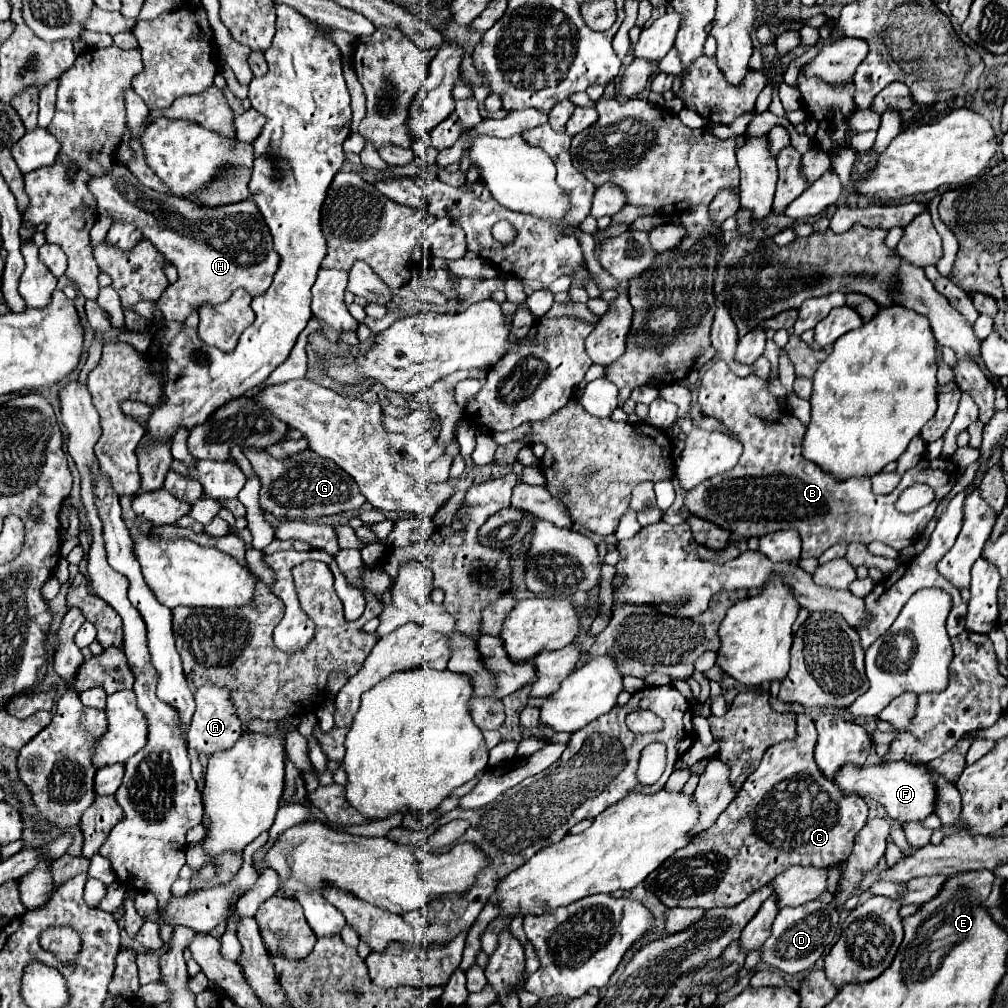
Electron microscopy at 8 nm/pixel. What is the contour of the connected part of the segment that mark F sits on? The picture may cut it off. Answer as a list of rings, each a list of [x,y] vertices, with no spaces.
[[[880,762],[872,766],[844,764],[834,776],[834,784],[842,790],[844,796],[858,794],[878,800],[886,808],[888,816],[900,822],[922,820],[934,812],[934,782],[930,774],[924,772],[924,768],[908,762]]]

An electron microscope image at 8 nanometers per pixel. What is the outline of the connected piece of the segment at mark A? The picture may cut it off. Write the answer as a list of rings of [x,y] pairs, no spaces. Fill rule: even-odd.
[[[200,686],[194,698],[196,698],[196,712],[188,728],[188,746],[204,756],[212,756],[214,752],[230,750],[242,734],[242,722],[234,714],[234,706],[228,700],[228,690],[218,688],[218,686]]]

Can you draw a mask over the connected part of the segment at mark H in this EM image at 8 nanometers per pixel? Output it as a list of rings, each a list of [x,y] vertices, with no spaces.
[[[116,164],[106,178],[94,178],[90,190],[98,198],[102,216],[134,224],[178,268],[178,280],[158,300],[166,320],[184,322],[192,310],[226,302],[236,288],[244,288],[250,296],[260,296],[272,284],[280,254],[272,248],[270,230],[252,200],[214,208],[200,206],[188,198],[162,194],[140,184],[124,164]]]

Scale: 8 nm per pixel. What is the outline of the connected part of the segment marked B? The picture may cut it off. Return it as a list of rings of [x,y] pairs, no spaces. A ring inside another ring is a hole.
[[[716,360],[700,376],[698,404],[706,416],[724,422],[726,428],[738,434],[744,452],[732,470],[688,490],[688,510],[742,538],[794,528],[802,538],[802,558],[818,558],[840,540],[864,544],[880,540],[896,550],[914,544],[932,520],[938,502],[954,488],[960,476],[958,466],[950,458],[938,456],[934,460],[922,458],[890,494],[874,494],[868,476],[836,480],[802,456],[806,426],[786,406],[776,404],[776,396],[768,394],[766,382],[756,376],[740,378],[722,360]],[[916,482],[932,486],[936,494],[932,504],[912,514],[898,512],[894,508],[896,498]]]

